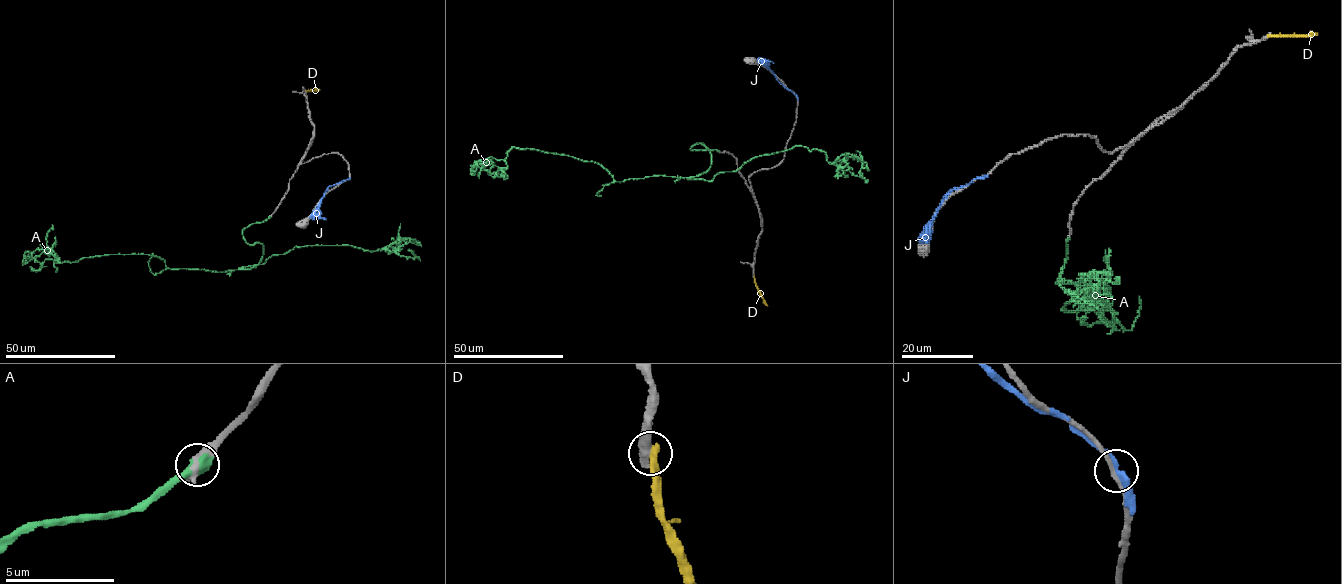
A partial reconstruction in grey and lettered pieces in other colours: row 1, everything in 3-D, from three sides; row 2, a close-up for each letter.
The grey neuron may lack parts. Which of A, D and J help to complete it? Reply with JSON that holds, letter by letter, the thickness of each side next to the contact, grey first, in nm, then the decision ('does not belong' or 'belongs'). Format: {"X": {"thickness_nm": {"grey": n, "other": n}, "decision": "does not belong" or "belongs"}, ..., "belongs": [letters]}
{"A": {"thickness_nm": {"grey": 500, "other": 500}, "decision": "belongs"}, "D": {"thickness_nm": {"grey": 550, "other": 420}, "decision": "does not belong"}, "J": {"thickness_nm": {"grey": 200, "other": 320}, "decision": "does not belong"}, "belongs": ["A"]}

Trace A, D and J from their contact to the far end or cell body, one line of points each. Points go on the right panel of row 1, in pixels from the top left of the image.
A: (1068, 239), (1056, 283), (1118, 321), (1085, 297), (1062, 309), (1094, 308), (1089, 290), (1106, 309), (1090, 309)
D: (1269, 36), (1307, 36), (1313, 33), (1310, 32)
J: (981, 177), (948, 194), (937, 209), (931, 232), (924, 240), (927, 242)

